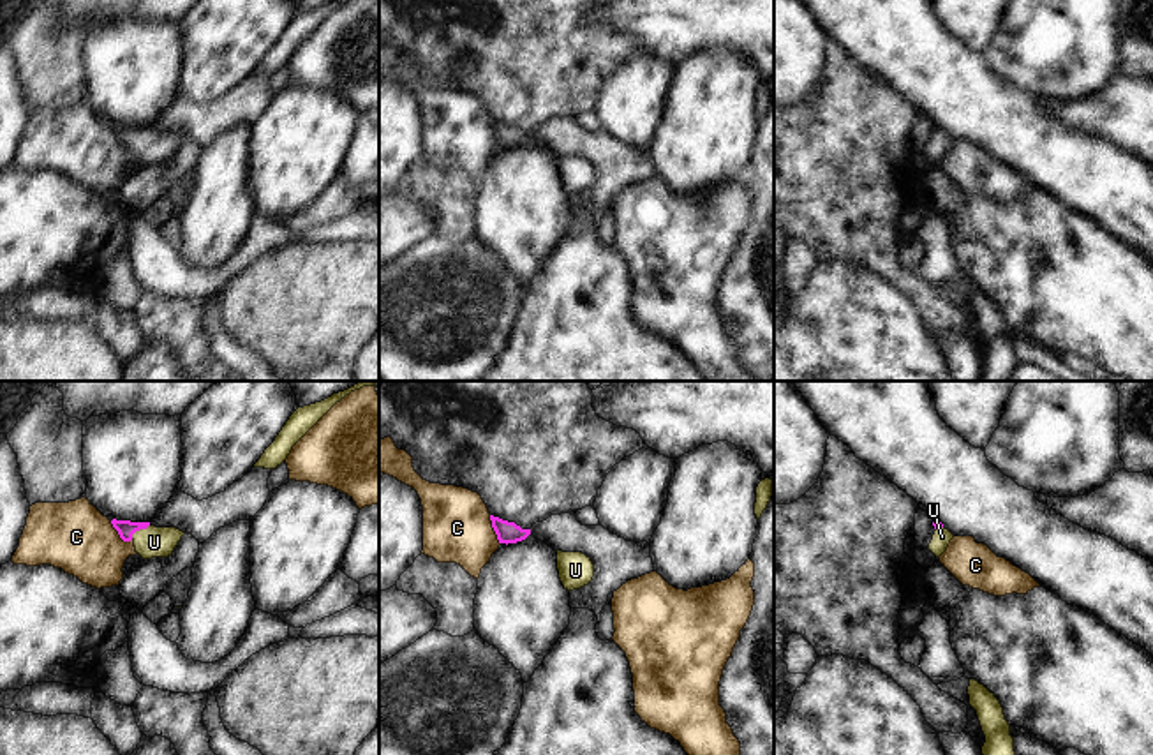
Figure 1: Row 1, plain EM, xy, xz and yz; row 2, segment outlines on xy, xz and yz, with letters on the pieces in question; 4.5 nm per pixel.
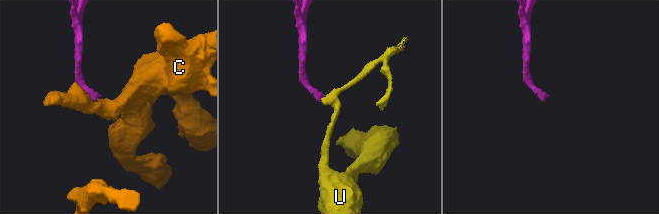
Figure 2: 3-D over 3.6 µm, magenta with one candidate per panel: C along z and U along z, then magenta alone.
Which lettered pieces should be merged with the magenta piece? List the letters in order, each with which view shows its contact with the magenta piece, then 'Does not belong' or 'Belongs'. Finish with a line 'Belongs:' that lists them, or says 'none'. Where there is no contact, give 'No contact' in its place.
C: Touches magenta in xy. Does not belong
U: Touches magenta in xy. Belongs
Belongs: U

